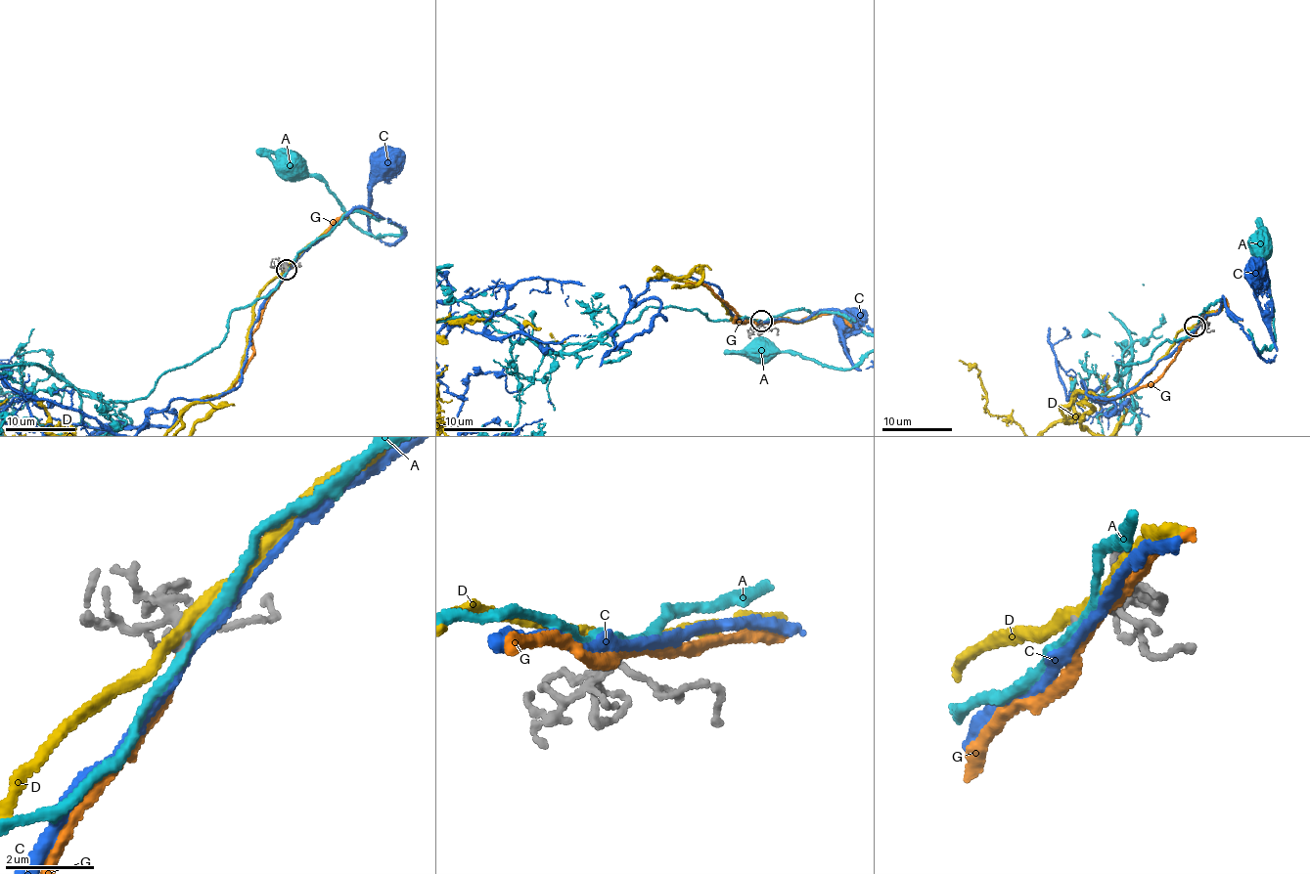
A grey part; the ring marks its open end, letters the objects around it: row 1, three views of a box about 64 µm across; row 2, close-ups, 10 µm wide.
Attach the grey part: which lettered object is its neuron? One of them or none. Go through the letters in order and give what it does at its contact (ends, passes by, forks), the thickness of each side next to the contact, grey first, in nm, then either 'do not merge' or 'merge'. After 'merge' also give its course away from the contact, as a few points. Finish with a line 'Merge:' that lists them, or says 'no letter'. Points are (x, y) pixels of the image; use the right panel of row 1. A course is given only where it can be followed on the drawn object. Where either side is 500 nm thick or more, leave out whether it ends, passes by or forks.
A: it passes by; 160 nm thick on the grey side, 220 nm on the other; do not merge
C: it passes by; 160 nm thick on the grey side, 220 nm on the other; do not merge
D: it passes by; 170 nm thick on the grey side, 280 nm on the other; do not merge
G: it passes by; 170 nm thick on the grey side, 240 nm on the other; do not merge
Merge: no letter

